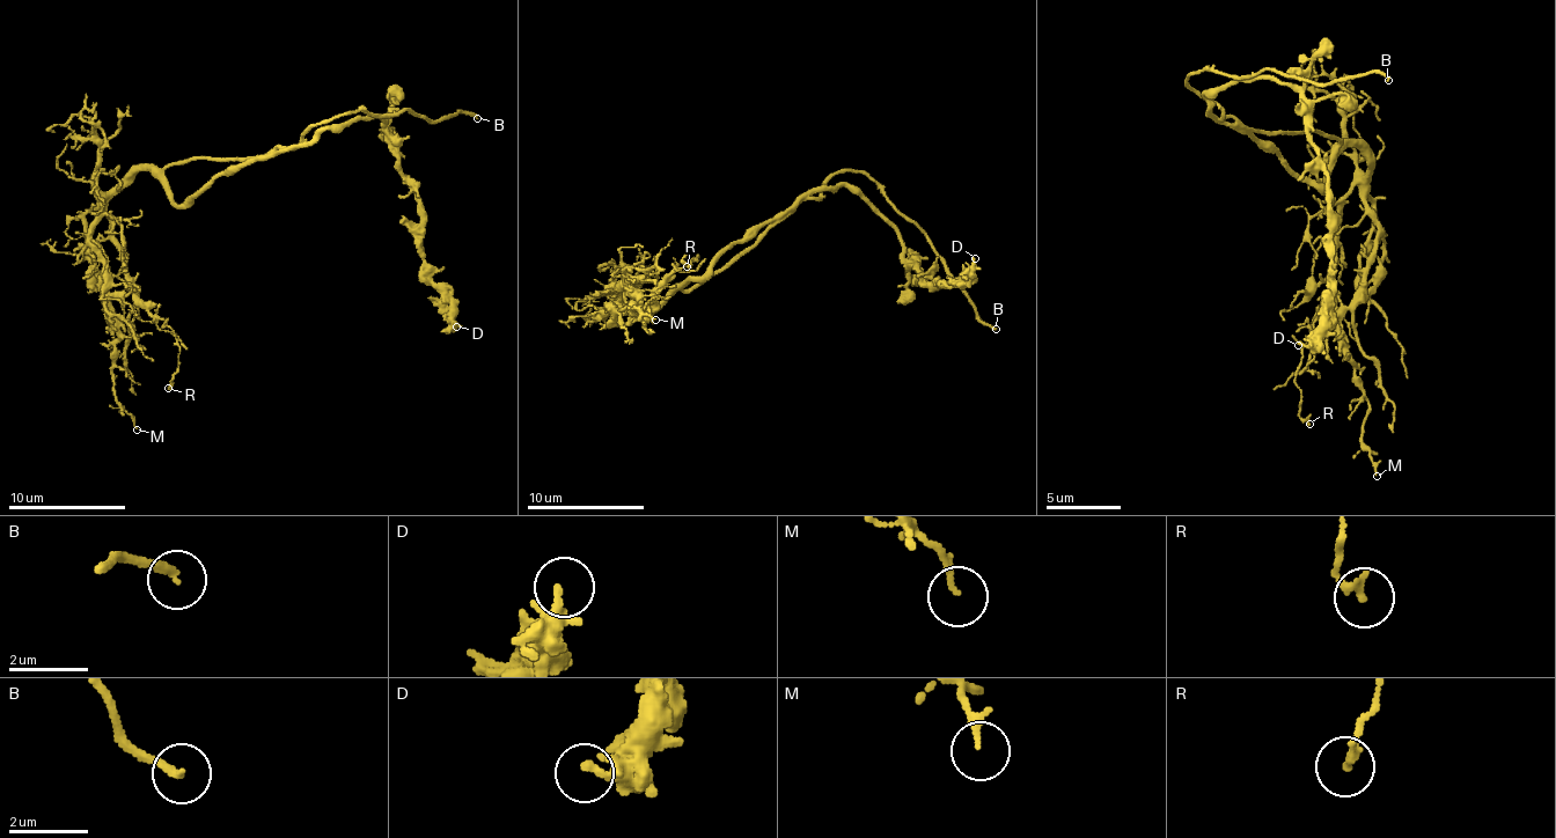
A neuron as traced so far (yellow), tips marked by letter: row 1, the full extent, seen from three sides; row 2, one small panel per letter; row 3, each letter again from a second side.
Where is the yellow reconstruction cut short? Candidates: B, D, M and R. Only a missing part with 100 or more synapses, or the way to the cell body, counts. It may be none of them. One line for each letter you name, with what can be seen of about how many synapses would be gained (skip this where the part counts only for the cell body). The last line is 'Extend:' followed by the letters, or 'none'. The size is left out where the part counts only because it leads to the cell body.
Extend: B

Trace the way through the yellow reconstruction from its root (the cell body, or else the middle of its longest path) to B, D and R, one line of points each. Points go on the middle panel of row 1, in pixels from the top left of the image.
B: (763, 234), (805, 199), (816, 199), (837, 173), (866, 173), (925, 234), (975, 314), (996, 329)
D: (763, 234), (801, 199), (849, 184), (898, 234), (902, 255), (934, 281), (960, 285), (975, 258)
R: (763, 234), (687, 291), (648, 310), (625, 310), (629, 317), (687, 266)

